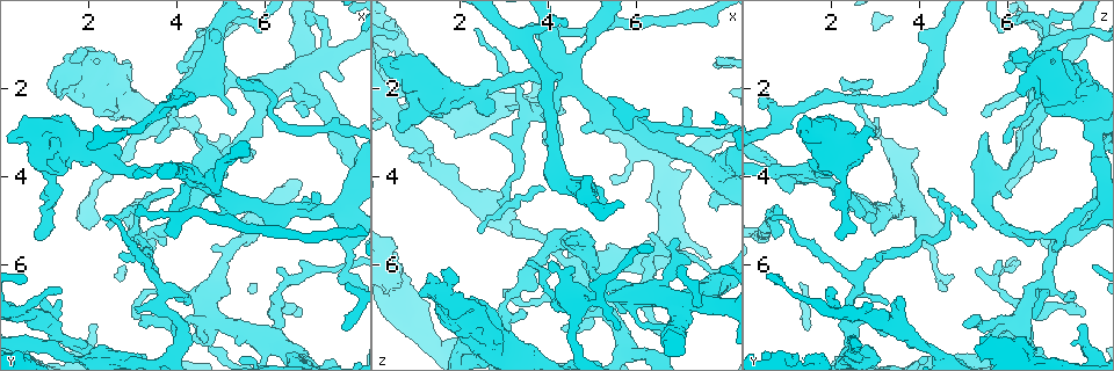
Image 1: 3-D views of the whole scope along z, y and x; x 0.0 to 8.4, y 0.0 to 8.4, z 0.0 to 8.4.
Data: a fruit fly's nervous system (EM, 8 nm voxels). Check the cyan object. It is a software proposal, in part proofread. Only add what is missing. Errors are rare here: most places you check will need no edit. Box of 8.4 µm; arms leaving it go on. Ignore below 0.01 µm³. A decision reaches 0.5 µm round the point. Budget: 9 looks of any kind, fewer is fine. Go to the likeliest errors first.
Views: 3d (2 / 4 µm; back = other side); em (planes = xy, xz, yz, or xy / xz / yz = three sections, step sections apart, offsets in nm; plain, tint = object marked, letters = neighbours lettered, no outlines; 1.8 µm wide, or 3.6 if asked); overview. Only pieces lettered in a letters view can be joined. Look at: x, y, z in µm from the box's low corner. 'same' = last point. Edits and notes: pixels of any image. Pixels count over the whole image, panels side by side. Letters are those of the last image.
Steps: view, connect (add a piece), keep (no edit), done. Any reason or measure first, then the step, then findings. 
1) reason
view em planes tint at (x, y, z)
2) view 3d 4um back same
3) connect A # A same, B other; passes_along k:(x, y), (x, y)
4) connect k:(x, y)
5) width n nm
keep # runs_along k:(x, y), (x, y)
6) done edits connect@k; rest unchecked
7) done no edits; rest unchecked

view em planes tint at (6.85, 1.75, 6.90)

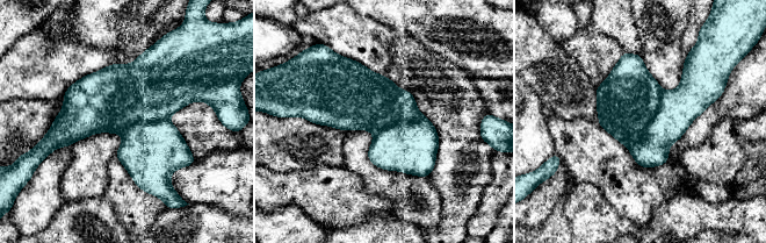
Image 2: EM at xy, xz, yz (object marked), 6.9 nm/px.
view em planes letters same

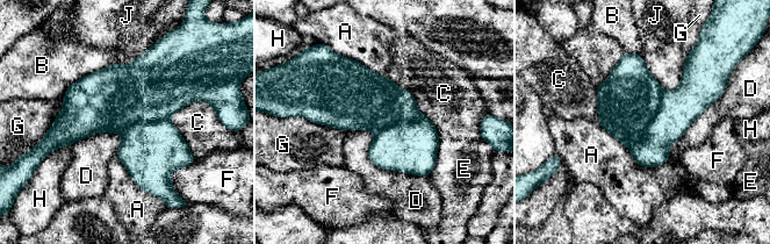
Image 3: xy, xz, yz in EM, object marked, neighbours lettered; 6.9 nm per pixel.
keep # A other, B other, C other, D other, E other, F other, G other, H other, J other; border 3:(346, 130), (426, 178); none of them fits

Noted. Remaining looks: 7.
free end
view em 3.6um planes letters at (1.45, 6.80, 3.40)

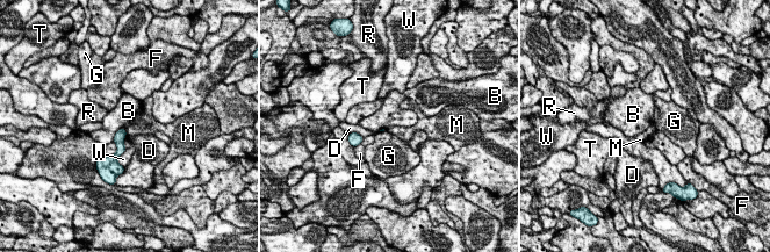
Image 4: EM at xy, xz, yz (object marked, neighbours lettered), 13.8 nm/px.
keep # B other, D other, F other, G other, M other, R other, T other, W other; border 4:(124, 129), (127, 134); no lettered piece goes on from it

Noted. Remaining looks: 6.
thick end
view em 3.6um planes letters at (0.60, 7.65, 6.40)

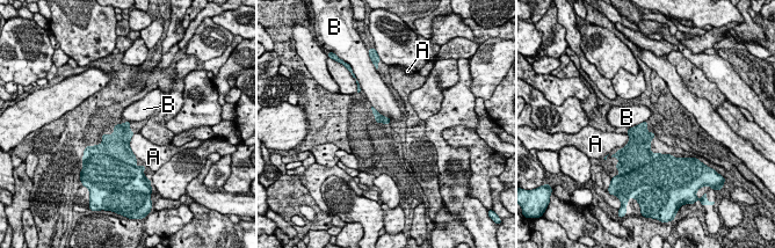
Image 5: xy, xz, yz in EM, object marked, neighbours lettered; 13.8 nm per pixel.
keep # A other, B other; border 5:(372, 106), (390, 121); none of them fits

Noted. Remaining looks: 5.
end of a long branch
view 3d 4um at (2.05, 5.20, 7.60)

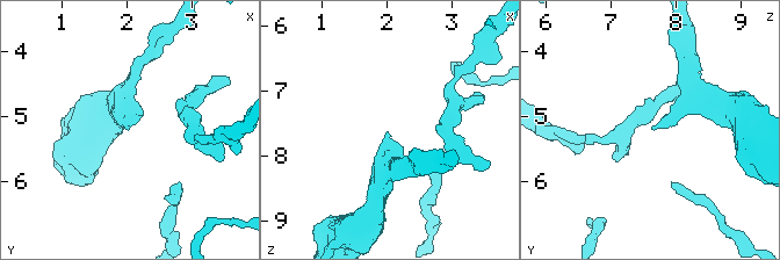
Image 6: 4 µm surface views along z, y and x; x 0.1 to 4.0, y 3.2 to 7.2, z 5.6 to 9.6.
now the EM
view em xy step 8 letters at (2.05, 5.20, 7.65)

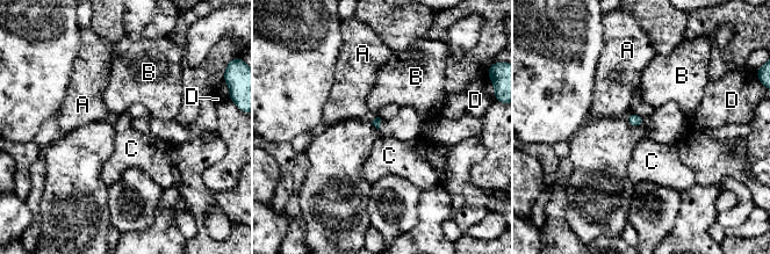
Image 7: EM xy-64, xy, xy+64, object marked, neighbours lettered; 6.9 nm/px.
view em planes letters same

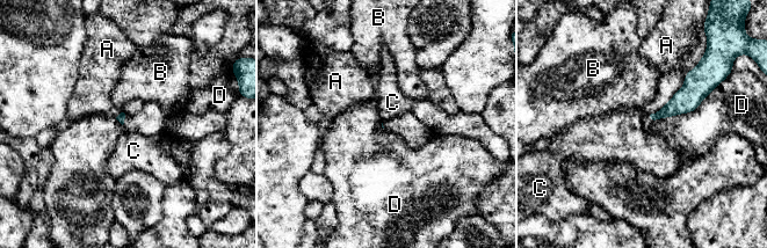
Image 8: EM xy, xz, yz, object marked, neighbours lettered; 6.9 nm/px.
keep # A other, B other, C other, D other; border 8:(717, 85), (693, 110), (657, 119); none of them fits

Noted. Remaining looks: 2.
done no edits; rest unchecked

